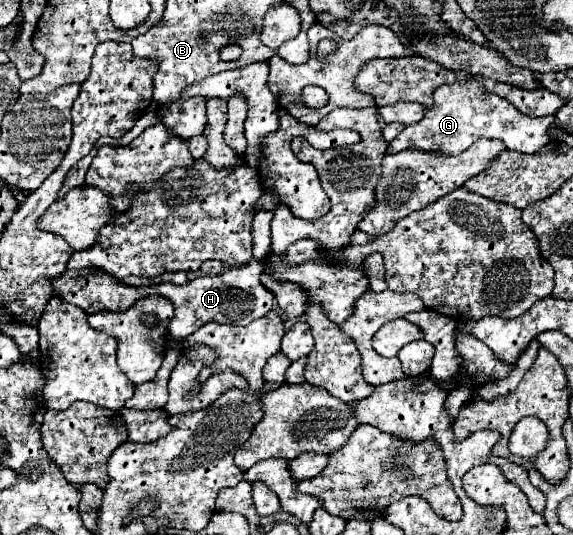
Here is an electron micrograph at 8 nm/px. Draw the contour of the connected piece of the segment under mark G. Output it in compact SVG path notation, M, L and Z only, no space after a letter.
M457 79L453 85L441 85L435 93L435 105L425 113L425 117L405 127L387 147L387 153L399 153L413 145L421 145L423 151L455 155L469 149L479 137L501 139L507 149L519 149L519 153L537 153L543 145L553 141L551 127L557 125L555 117L527 117L519 113L511 103L497 97L495 93L487 93L487 89L479 81Z

